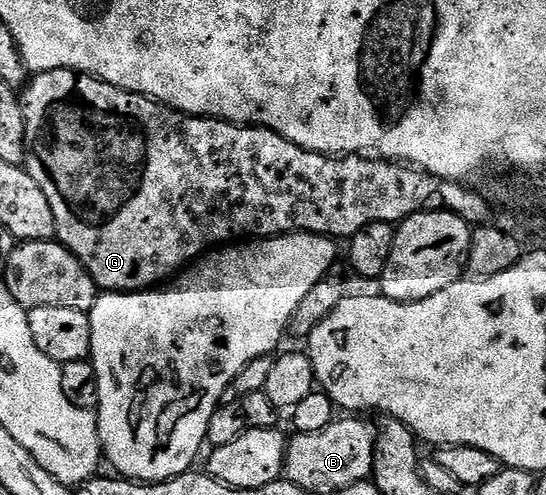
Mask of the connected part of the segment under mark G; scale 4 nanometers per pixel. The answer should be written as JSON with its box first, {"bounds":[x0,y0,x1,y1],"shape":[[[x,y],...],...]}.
{"bounds":[22,68,442,292],"shape":[[[55,68],[49,72],[35,73],[27,81],[24,90],[22,103],[28,143],[26,170],[30,178],[38,182],[42,194],[46,194],[46,202],[50,202],[50,210],[54,210],[56,240],[79,258],[82,266],[90,274],[90,278],[94,278],[97,289],[104,292],[143,292],[155,289],[167,281],[164,280],[167,276],[175,277],[177,273],[187,269],[209,250],[228,246],[233,242],[244,242],[249,238],[286,236],[289,232],[309,232],[315,236],[329,238],[341,238],[340,236],[350,238],[358,234],[358,230],[362,230],[367,224],[396,226],[407,216],[425,211],[431,205],[428,203],[439,194],[442,188],[441,181],[436,177],[403,162],[373,158],[368,154],[324,156],[321,152],[311,152],[282,138],[269,128],[232,124],[229,120],[214,120],[211,116],[192,116],[189,112],[180,112],[176,108],[169,108],[166,104],[159,104],[149,96],[107,84],[105,80],[100,80],[96,76],[72,72],[68,68]]]}

